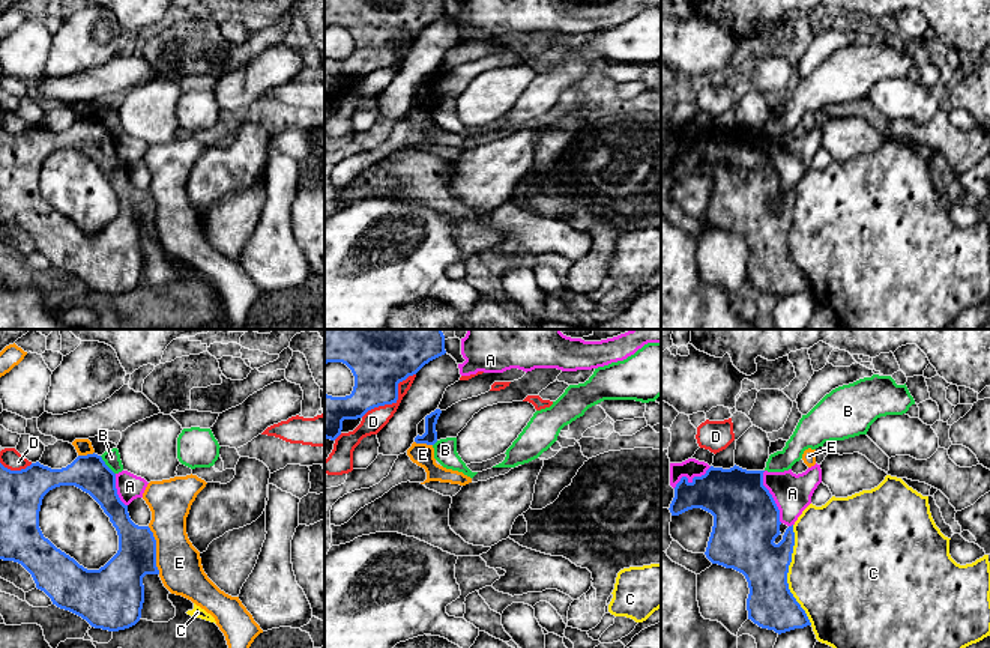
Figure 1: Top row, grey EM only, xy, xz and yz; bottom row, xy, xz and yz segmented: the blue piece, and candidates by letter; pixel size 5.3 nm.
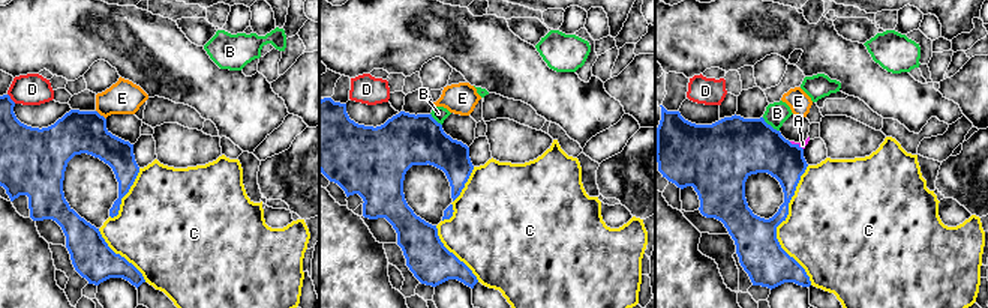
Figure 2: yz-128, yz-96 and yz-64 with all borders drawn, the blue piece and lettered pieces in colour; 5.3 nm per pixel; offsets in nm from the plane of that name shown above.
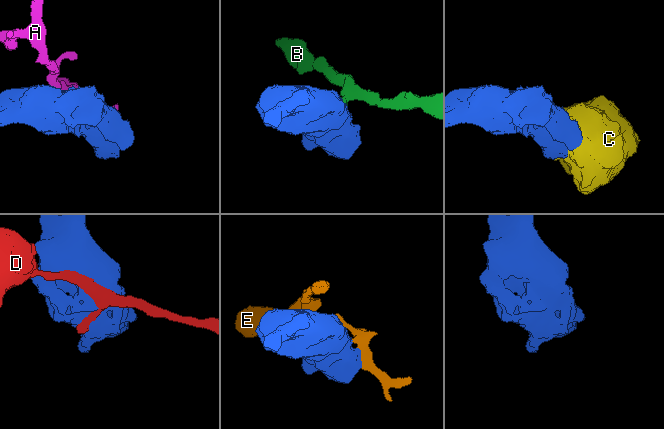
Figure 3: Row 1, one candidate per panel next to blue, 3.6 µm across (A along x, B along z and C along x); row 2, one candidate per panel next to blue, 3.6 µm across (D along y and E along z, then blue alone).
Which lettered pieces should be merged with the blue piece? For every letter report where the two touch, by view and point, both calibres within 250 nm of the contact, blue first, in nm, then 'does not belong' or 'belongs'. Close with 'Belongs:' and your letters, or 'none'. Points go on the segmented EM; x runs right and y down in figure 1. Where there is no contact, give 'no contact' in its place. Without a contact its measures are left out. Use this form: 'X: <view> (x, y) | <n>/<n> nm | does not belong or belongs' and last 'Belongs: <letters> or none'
A: yz (771, 496) | 360/200 nm | does not belong
B: xy (105, 465) | 200/90 nm | does not belong
C: yz (786, 575) | 280/480 nm | does not belong
D: xz (394, 402) | 340/120 nm | does not belong
E: xy (155, 551) | 240/240 nm | does not belong
Belongs: none

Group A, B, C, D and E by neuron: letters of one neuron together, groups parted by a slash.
A / B / C / D / E

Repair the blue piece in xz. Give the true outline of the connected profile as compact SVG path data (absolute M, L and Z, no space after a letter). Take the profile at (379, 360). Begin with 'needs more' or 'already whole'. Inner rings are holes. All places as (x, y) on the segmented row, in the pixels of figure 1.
already whole; M324 329L324 364L343 362L355 376L350 395L324 394L324 438L335 441L344 419L397 403L398 383L445 353L442 329Z

